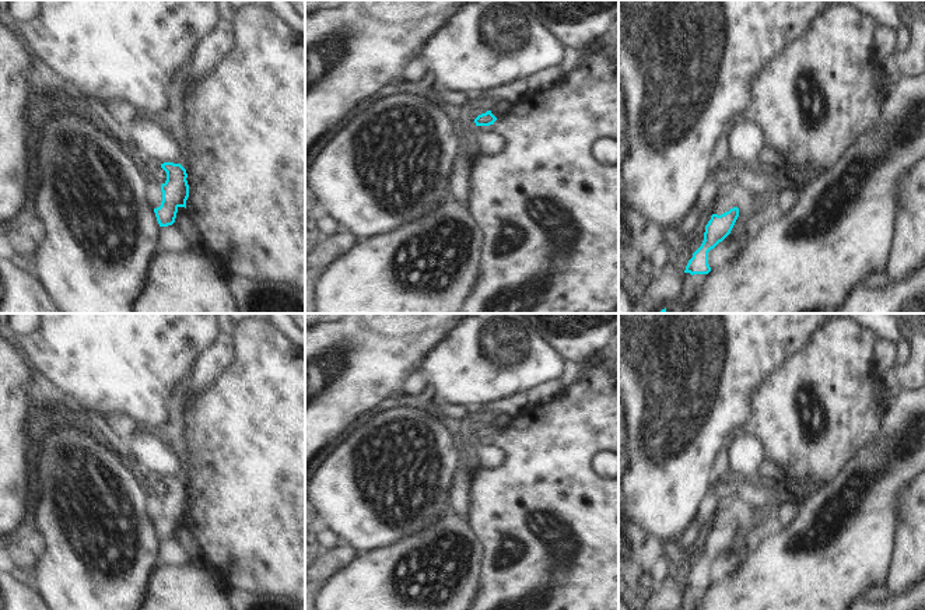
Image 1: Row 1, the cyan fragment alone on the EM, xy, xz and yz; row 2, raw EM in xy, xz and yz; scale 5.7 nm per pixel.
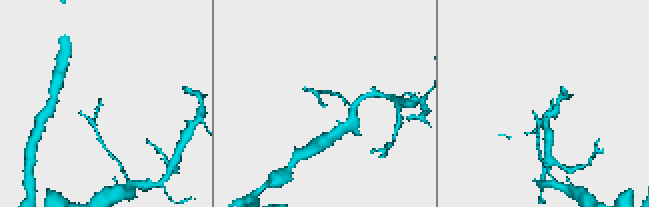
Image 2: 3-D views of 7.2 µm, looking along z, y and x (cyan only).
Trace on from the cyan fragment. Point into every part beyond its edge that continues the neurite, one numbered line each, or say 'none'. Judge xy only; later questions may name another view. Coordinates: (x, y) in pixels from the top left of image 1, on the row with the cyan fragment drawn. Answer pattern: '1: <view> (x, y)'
none

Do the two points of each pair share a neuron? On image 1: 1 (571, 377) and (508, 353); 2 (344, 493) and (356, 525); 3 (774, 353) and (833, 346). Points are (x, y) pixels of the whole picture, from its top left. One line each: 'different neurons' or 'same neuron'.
1: different neurons
2: same neuron
3: different neurons

